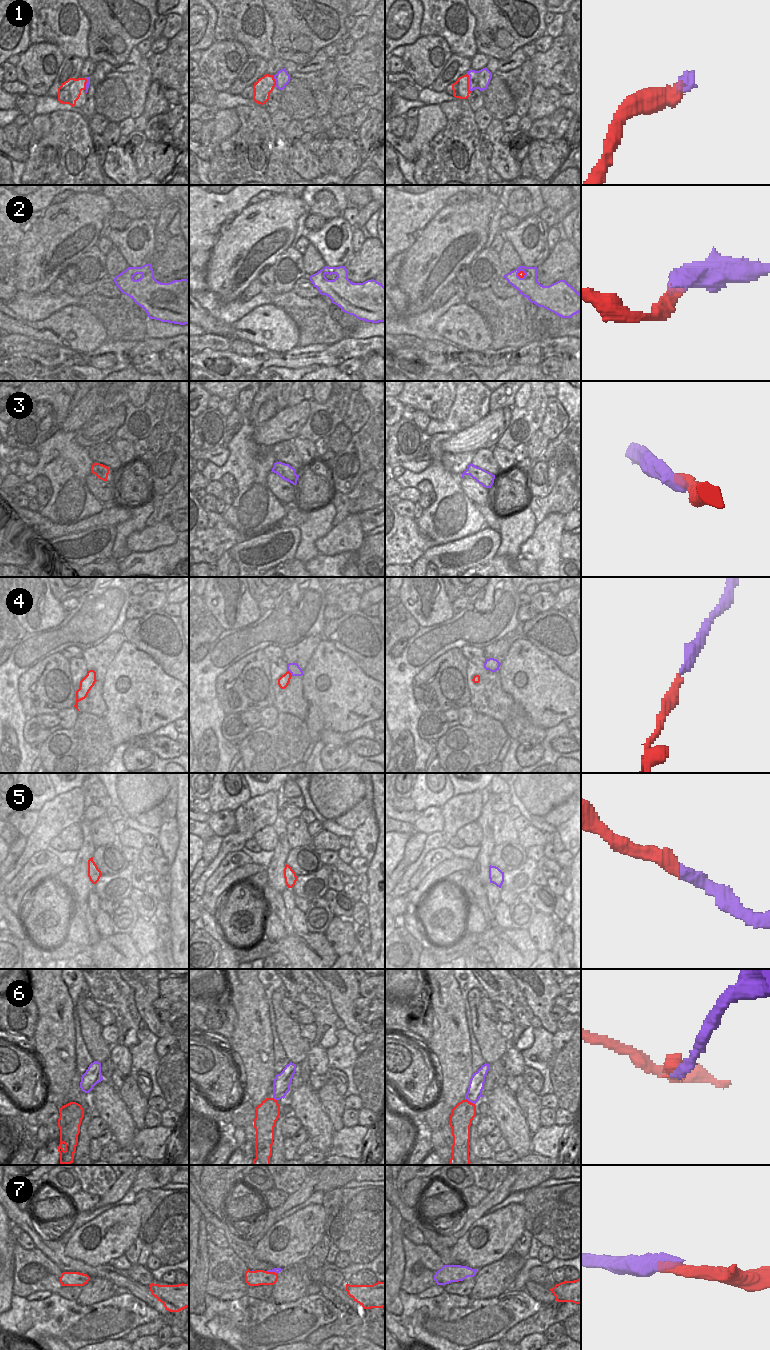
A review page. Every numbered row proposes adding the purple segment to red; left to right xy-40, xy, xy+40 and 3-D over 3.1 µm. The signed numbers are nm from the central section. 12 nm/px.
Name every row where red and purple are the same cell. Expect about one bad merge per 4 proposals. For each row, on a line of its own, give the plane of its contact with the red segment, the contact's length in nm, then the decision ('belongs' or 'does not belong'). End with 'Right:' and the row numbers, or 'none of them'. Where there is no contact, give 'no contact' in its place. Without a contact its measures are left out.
1: contact in xy+40; length 240 nm; belongs
2: contact in xy+40; length 110 nm; belongs
3: no contact; belongs
4: contact in xy; length 100 nm; belongs
5: no contact; belongs
6: contact in xy+40; length 130 nm; does not belong
7: contact in xy; length 130 nm; belongs
Right: 1, 2, 3, 4, 5, 7

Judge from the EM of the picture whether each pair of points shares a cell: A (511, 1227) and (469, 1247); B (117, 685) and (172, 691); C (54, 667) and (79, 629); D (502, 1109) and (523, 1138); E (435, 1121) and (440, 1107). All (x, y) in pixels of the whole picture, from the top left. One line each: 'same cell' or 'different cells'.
A: same cell
B: same cell
C: different cells
D: same cell
E: same cell

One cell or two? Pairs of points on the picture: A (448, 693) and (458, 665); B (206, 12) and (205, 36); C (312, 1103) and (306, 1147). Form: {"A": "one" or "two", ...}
{"A": "one", "B": "one", "C": "two"}

